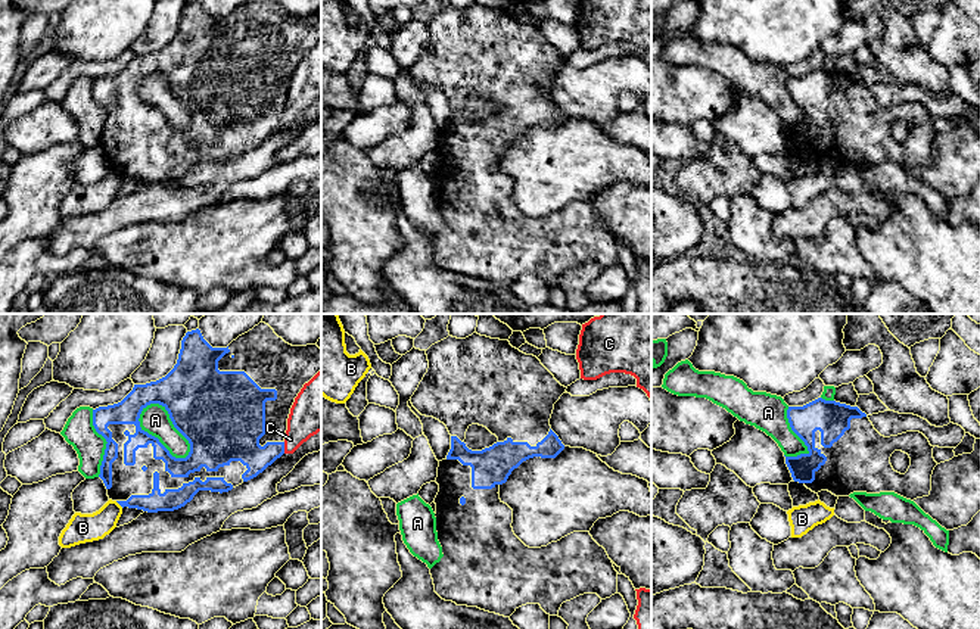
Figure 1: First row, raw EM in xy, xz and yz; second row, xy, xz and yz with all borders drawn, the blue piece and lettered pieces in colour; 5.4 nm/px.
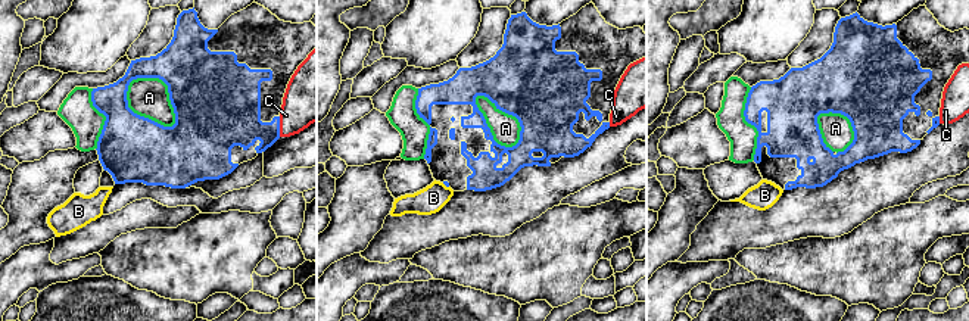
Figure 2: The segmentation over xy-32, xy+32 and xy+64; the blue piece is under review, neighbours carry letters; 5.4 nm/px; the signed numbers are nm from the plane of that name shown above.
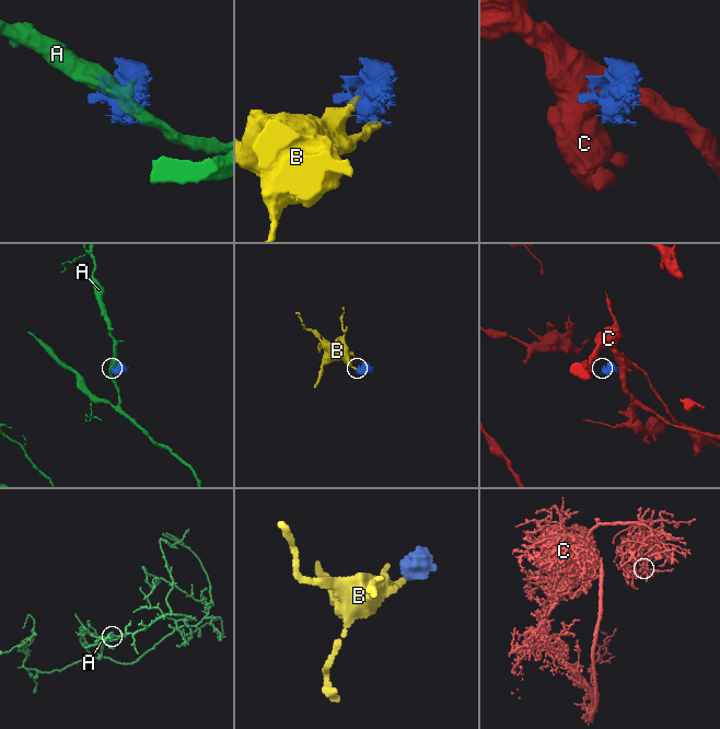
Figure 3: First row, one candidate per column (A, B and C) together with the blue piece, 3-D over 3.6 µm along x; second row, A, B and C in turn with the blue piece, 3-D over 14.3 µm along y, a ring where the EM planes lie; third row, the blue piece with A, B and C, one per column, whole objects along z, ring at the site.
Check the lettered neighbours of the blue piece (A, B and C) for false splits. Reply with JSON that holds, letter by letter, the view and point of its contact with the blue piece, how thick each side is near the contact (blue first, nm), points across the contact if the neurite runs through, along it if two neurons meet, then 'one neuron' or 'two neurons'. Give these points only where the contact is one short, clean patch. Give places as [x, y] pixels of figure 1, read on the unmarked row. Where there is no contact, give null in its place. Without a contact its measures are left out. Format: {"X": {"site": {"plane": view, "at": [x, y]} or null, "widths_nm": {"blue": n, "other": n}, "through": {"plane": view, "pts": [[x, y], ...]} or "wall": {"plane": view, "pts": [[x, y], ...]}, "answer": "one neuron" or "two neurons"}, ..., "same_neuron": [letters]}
{"A": {"site": {"plane": "xy", "at": [154, 106]}, "widths_nm": {"blue": 260, "other": 160}, "answer": "two neurons"}, "B": {"site": {"plane": "xy", "at": [120, 174]}, "widths_nm": {"blue": 110, "other": 160}, "wall": {"plane": "xy", "pts": [[115, 171], [123, 177]]}, "answer": "two neurons"}, "C": {"site": {"plane": "xy", "at": [283, 118]}, "widths_nm": {"blue": 220, "other": 220}, "answer": "two neurons"}, "same_neuron": []}

